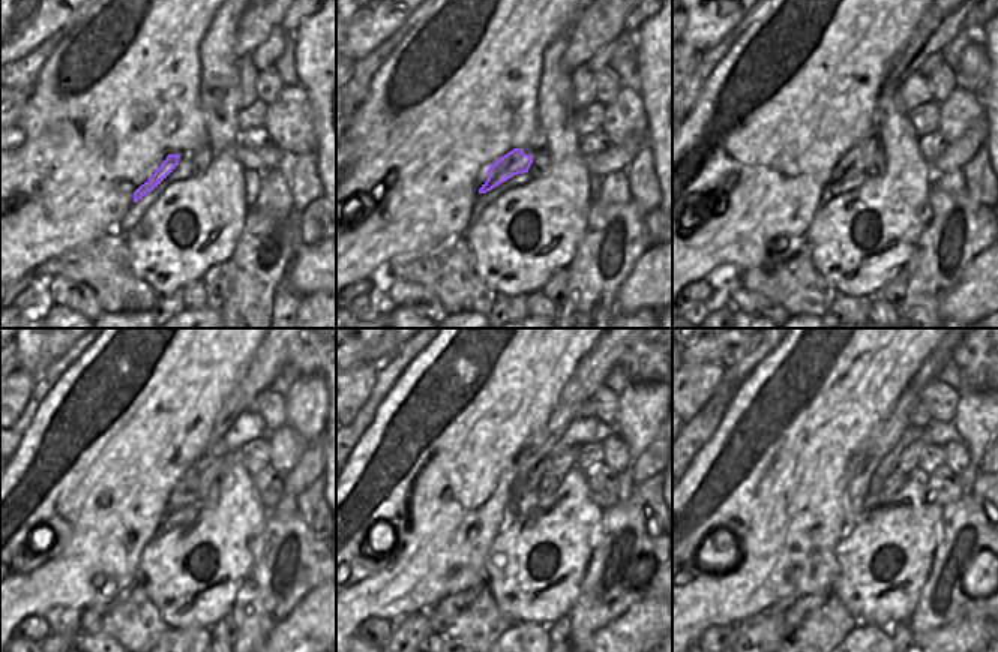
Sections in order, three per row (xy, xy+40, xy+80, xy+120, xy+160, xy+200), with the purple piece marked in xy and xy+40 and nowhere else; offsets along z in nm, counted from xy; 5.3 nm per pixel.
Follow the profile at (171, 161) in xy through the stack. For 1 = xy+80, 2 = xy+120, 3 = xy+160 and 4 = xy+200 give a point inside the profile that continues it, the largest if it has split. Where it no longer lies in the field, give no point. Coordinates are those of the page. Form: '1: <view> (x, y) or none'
1: xy+80 (853, 162)
2: xy+120 (180, 498)
3: xy+160 (560, 465)
4: xy+200 (908, 460)

